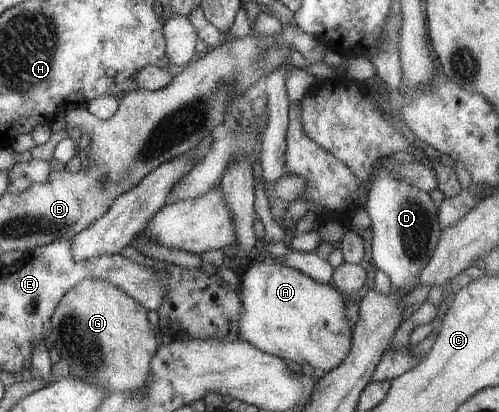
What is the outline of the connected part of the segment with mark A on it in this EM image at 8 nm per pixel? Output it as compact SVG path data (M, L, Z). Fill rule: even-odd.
M262 261L249 266L241 279L237 288L241 309L239 338L281 359L289 359L299 365L311 365L316 372L331 371L345 359L350 350L352 325L345 313L345 297L334 286L317 283L298 269Z

